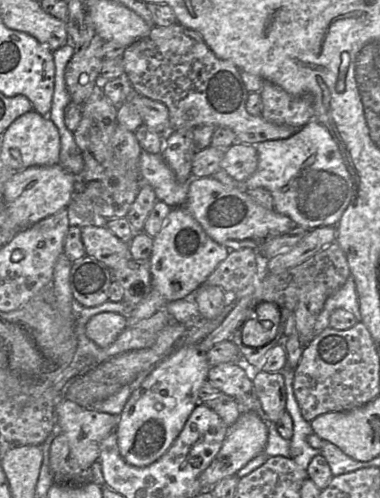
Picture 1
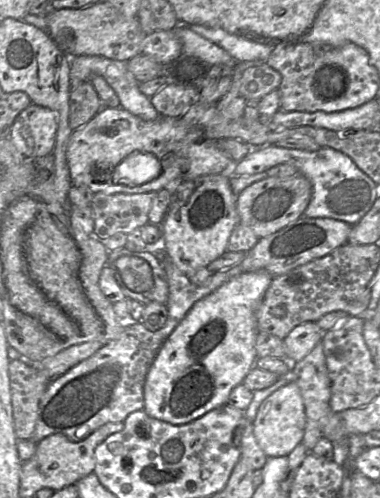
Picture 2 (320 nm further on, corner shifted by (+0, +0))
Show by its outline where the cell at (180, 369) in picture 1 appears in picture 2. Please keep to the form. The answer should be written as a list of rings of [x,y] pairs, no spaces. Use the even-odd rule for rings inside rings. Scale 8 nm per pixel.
[[[265,270],[242,273],[197,301],[158,351],[144,383],[144,411],[173,425],[190,423],[227,404],[235,386],[242,384],[258,359],[255,342],[259,332],[257,310],[272,282]]]

